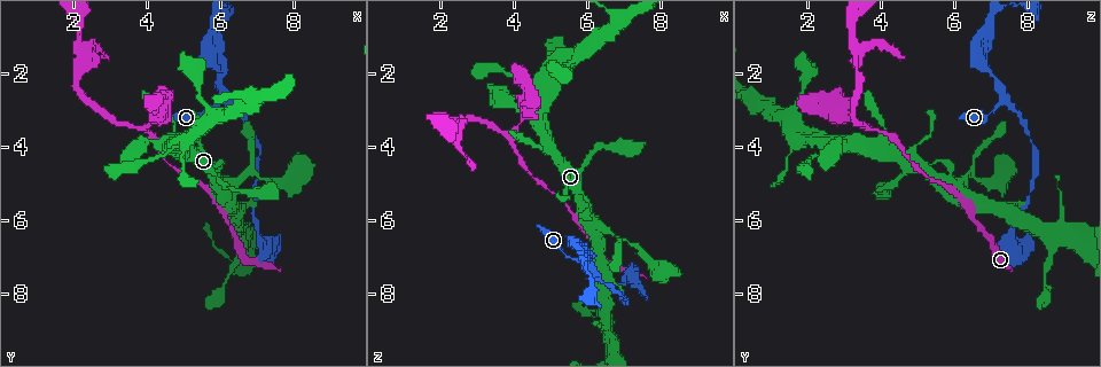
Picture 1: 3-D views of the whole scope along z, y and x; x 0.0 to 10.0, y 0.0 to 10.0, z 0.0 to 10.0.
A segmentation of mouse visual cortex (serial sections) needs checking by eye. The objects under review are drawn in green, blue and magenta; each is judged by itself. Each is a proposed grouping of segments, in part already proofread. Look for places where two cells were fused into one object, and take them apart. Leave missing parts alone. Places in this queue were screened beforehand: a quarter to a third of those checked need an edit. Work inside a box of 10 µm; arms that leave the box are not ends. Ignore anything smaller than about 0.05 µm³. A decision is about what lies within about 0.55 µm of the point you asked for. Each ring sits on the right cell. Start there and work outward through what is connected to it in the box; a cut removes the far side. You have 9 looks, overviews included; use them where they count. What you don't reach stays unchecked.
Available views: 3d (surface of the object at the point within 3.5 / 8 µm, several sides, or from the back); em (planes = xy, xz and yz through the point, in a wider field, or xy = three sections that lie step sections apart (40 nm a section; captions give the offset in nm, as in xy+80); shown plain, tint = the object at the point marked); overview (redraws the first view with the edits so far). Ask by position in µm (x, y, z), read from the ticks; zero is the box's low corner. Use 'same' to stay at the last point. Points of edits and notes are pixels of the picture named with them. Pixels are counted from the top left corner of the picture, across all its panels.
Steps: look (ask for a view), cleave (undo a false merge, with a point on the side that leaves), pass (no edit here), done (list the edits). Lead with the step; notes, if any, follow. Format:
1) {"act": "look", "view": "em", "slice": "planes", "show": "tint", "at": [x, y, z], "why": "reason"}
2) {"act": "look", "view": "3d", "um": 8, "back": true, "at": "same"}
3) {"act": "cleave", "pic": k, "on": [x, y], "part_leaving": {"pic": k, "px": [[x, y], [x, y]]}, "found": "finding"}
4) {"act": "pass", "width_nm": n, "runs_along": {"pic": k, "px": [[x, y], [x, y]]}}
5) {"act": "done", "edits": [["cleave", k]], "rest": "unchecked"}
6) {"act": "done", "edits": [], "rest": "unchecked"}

{"act": "look", "view": "3d", "um": 8, "at": [6.10, 2.75, 7.30], "why": "thin neck"}

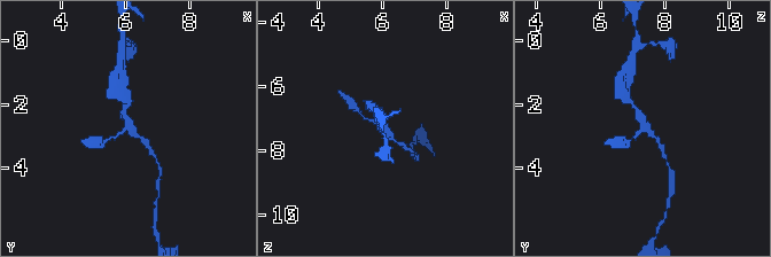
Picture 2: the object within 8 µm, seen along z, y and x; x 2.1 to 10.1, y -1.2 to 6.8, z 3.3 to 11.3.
{"act": "look", "view": "3d", "um": 3.5, "at": "same", "why": "zoom in"}

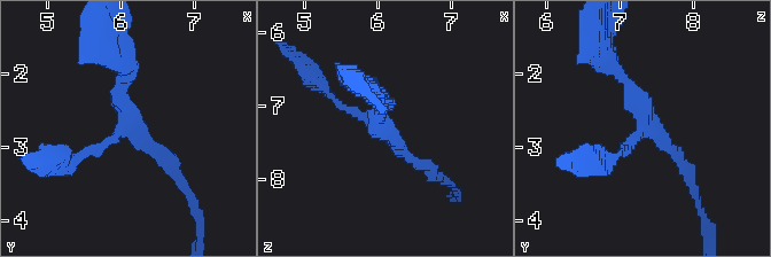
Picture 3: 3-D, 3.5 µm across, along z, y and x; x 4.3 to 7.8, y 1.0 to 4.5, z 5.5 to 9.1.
{"act": "look", "view": "em", "slice": "xy", "step": 2, "show": "tint", "at": [6.10, 2.75, 7.35], "arms": 3, "arm_widths_nm": [150, 150, 200], "why": "now the EM"}

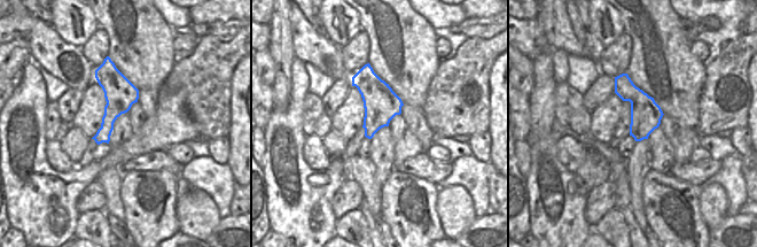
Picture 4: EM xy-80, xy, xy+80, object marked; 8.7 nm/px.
{"act": "pass", "width_nm": 320, "runs_along": {"pic": 3, "px": [[70, 164], [126, 125], [123, 62]]}, "found": "all the same cell"}

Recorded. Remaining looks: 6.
{"act": "look", "view": "3d", "um": 8, "at": [7.10, 4.90, 6.55], "why": "two arms in line, one across"}

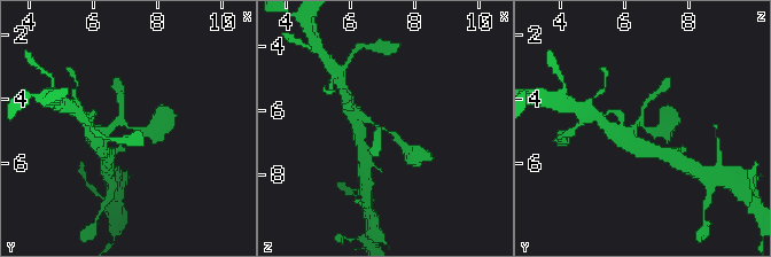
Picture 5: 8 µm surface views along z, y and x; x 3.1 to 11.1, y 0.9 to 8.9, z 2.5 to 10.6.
{"act": "look", "view": "em", "slice": "xy", "step": 2, "show": "tint", "at": "same", "arms": 3, "arm_widths_nm": [150, 250, 300]}

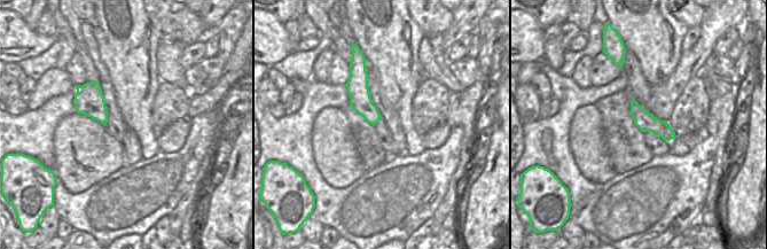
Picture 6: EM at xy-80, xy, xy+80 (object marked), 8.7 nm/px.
{"act": "pass", "width_nm": 170, "runs_along": {"pic": 6, "px": [[633, 103], [651, 124], [671, 135]]}, "found": "one cell here"}

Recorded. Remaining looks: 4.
{"act": "look", "view": "3d", "um": 8, "at": [7.20, 6.55, 7.60], "why": "abrupt turn"}

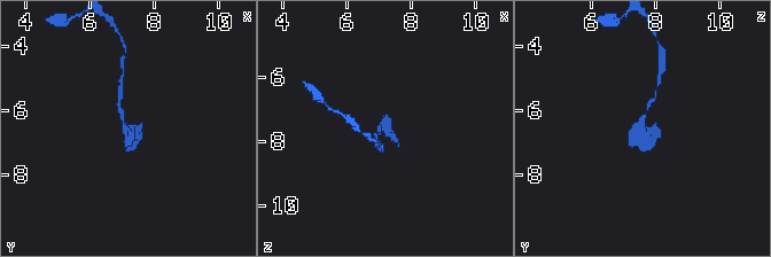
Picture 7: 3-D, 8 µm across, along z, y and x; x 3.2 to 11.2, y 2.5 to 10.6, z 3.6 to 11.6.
{"act": "look", "view": "em", "slice": "xy", "step": 5, "show": "tint", "at": "same", "why": "now the EM"}

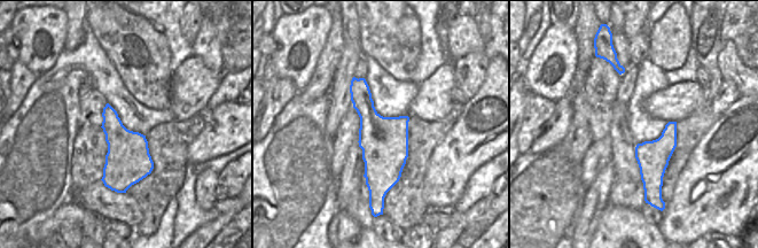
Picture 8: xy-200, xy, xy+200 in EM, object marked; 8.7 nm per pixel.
{"act": "pass", "width_nm": 420, "runs_along": {"pic": 7, "px": [[119, 100], [124, 125], [142, 133]]}, "found": "continuous, no second cell"}

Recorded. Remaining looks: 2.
{"act": "look", "view": "3d", "um": 3.5, "at": [3.95, 3.55, 3.75], "why": "three arms meet"}

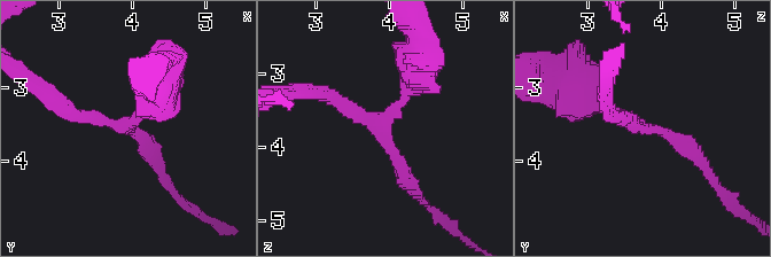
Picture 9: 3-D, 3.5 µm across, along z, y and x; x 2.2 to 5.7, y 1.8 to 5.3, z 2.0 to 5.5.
{"act": "look", "view": "em", "slice": "xy", "step": 1, "show": "tint", "at": [3.90, 3.55, 3.70], "arms": 3, "arm_widths_nm": [200, 200, 200]}

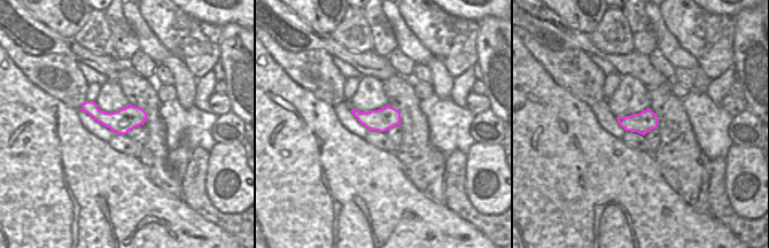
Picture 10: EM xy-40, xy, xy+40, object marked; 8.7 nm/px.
{"act": "pass", "runs_along": {"pic": 9, "px": [[700, 158], [585, 94]]}, "found": "one cell here"}

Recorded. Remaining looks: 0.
{"act": "done", "edits": [], "rest": "unchecked"}

